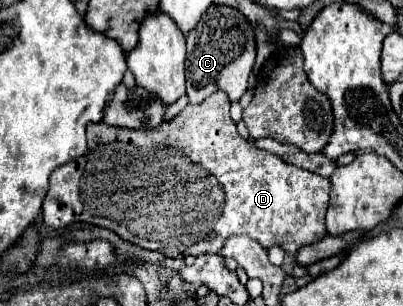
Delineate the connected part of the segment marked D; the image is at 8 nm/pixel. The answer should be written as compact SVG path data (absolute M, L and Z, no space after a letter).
M214 91L208 99L204 99L202 103L198 105L186 105L184 111L180 111L176 117L164 121L162 125L158 125L156 129L124 129L124 127L112 127L112 125L104 125L104 123L90 123L86 127L86 135L88 135L88 151L78 157L76 161L70 161L70 163L64 163L60 165L60 169L54 169L52 175L50 175L50 187L48 187L48 193L46 193L46 199L44 199L44 207L42 207L42 221L44 225L48 227L54 227L54 229L60 229L60 227L66 227L70 223L90 223L90 225L100 225L100 227L106 227L110 231L114 231L116 235L120 235L122 239L138 245L138 247L144 247L144 249L150 249L150 251L158 251L166 257L172 257L172 259L184 259L188 255L206 255L206 253L220 253L224 243L234 237L234 235L246 235L254 241L258 241L264 249L270 249L270 247L282 247L288 255L294 255L298 253L302 247L306 245L312 245L312 243L318 243L324 235L326 235L326 225L324 225L324 213L326 213L326 207L328 207L328 197L330 197L330 179L326 177L320 177L312 171L306 171L306 169L300 169L296 165L290 165L286 161L282 161L278 155L270 153L270 151L264 151L264 149L258 149L254 143L242 139L236 131L236 123L230 119L230 99L224 91Z

